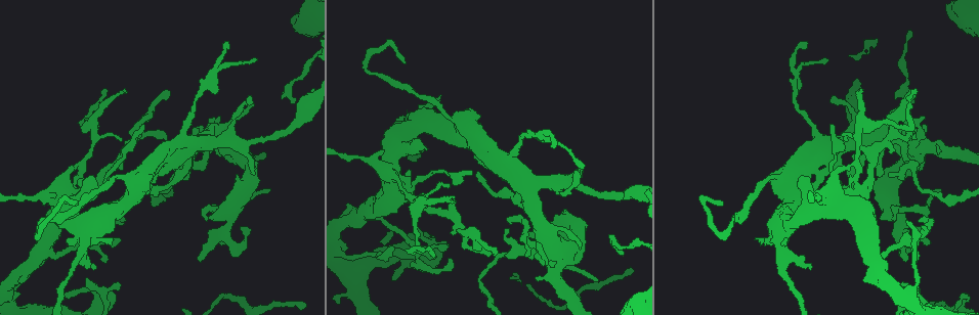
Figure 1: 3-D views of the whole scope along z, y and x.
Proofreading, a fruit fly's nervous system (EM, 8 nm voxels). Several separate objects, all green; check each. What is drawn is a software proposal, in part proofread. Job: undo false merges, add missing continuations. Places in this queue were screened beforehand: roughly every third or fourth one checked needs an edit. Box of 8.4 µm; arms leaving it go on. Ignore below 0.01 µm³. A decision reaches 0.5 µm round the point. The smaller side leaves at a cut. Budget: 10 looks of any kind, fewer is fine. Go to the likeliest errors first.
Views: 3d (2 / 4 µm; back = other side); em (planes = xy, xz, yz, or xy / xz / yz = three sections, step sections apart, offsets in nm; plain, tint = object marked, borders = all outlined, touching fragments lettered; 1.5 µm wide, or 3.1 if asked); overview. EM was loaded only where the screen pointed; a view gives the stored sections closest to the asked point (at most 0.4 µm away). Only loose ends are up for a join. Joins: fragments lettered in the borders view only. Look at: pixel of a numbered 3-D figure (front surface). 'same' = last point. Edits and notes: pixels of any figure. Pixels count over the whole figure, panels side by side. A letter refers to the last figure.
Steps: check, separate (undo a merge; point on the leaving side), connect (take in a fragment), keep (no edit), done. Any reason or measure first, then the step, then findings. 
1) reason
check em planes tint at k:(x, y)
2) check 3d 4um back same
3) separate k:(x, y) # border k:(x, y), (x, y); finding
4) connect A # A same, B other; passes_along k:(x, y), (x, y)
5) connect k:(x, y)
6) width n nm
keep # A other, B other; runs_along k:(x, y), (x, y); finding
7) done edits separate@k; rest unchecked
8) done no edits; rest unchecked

sudden change in width
check em planes tint at 1:(410, 124)

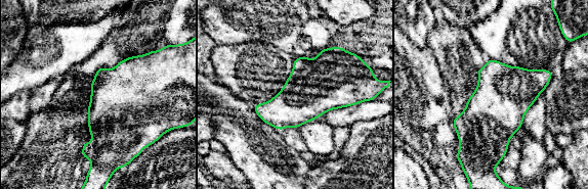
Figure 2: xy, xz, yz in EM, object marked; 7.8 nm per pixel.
check em planes borders same

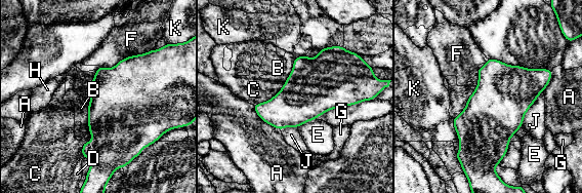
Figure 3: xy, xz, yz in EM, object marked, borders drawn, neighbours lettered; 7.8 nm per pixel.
width 380 nm; longest_contact F 440 nm
keep # A other, B other, C other, D other, E other, F other, G other, H other, J other, K other; one neuron here

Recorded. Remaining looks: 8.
thin neck
check 3d 4um at 1:(558, 191)

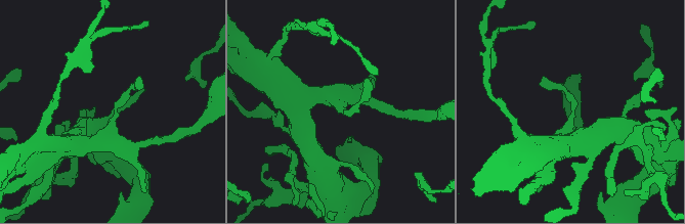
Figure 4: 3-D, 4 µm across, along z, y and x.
need the tissue
check em planes tint at 4:(343, 111)

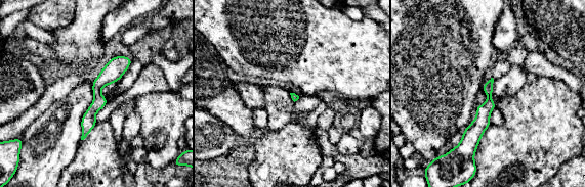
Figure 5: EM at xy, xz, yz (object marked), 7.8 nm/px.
check em planes borders same

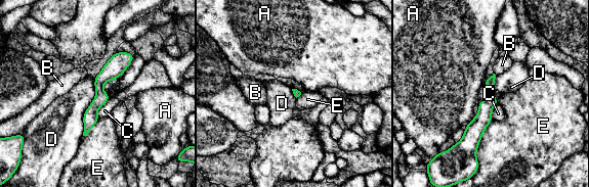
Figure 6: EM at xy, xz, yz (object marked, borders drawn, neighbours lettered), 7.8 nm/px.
longest_contact D 460 nm
keep # A other, B other, C other, D other, E other; runs_along 6:(130, 56), (99, 82), (86, 130); one neuron here

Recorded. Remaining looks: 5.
free end
check em planes tint at 1:(125, 92)

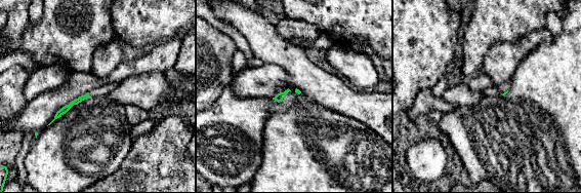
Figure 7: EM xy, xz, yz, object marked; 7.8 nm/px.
what lies round it
check em planes borders same

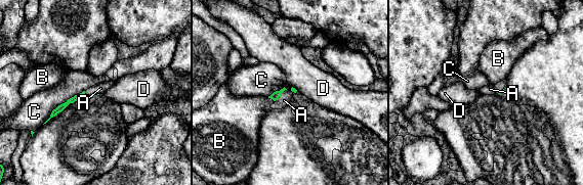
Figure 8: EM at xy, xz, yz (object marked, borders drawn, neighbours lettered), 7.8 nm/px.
longest_contact C 420 nm
connect A # A same, B other, C other, D other; the neuron continues

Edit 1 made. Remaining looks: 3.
calibre changes
check em yz step 8 tint at 1:(817, 142)

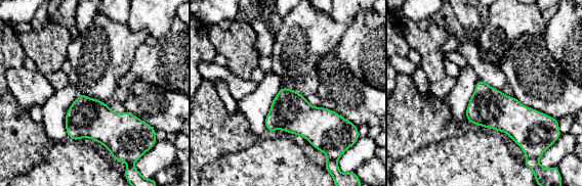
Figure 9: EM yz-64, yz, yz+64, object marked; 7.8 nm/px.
cut it another way
check em planes borders same

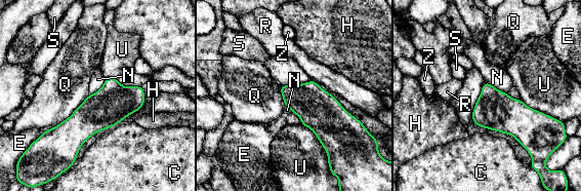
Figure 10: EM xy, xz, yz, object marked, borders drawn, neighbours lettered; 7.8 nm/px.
width 300 nm
keep # C other, E other, H other, N other, Q other, R other, S other, U other, Z other; border 10:(88, 93), (68, 117), (43, 131); one neuron here

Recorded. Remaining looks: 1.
done edits connect@8; rest unchecked

